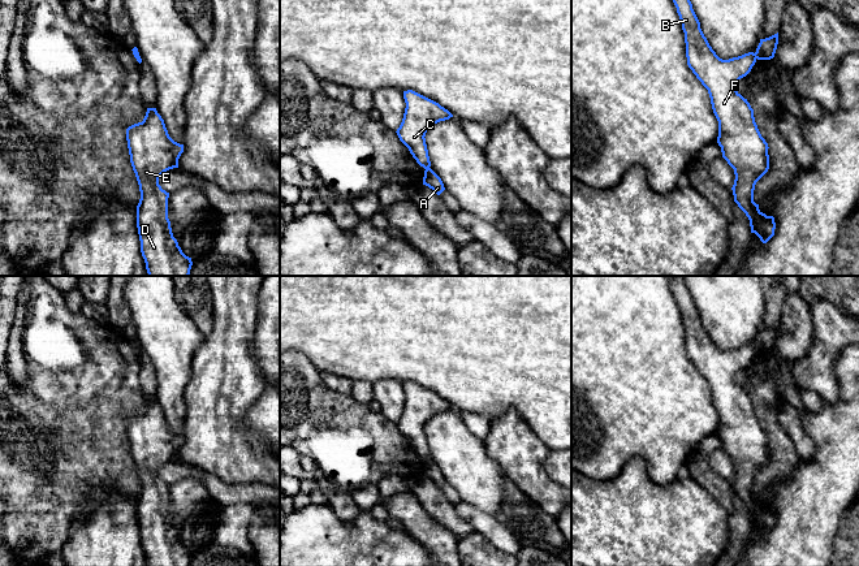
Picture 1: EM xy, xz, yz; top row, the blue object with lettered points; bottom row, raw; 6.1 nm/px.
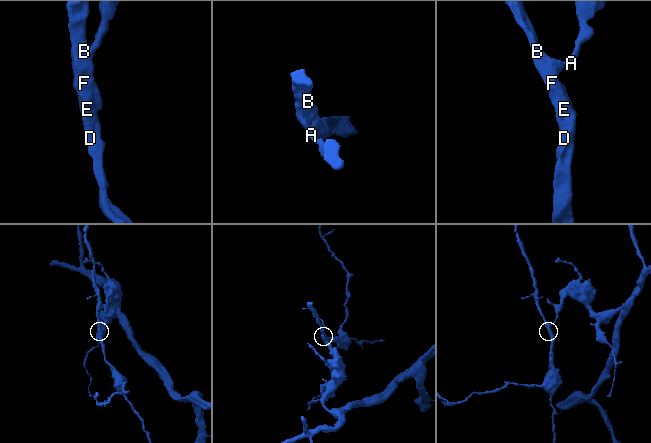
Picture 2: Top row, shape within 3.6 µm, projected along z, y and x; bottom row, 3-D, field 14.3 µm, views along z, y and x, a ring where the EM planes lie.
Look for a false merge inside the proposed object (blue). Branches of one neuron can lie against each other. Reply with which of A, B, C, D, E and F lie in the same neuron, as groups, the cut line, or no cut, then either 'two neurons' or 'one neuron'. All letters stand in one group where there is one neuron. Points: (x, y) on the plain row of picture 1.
A / B C D E F | yz (755, 344), (756, 349) | two neurons

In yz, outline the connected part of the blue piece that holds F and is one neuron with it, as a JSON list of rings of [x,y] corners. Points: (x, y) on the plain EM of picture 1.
[[[683,276],[668,277],[685,324],[687,357],[708,381],[718,412],[717,435],[722,449],[734,461],[734,493],[748,509],[751,524],[767,535],[774,527],[776,514],[773,507],[759,501],[754,481],[769,461],[769,438],[757,420],[754,401],[735,380],[735,375],[755,357],[756,345],[720,350],[700,320]]]

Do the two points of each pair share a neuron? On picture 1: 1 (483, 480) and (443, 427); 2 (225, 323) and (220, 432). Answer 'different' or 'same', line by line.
1: same
2: same

